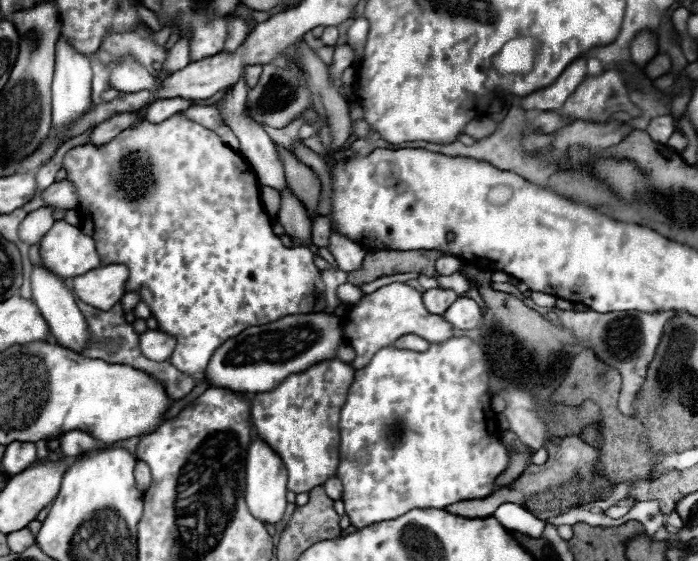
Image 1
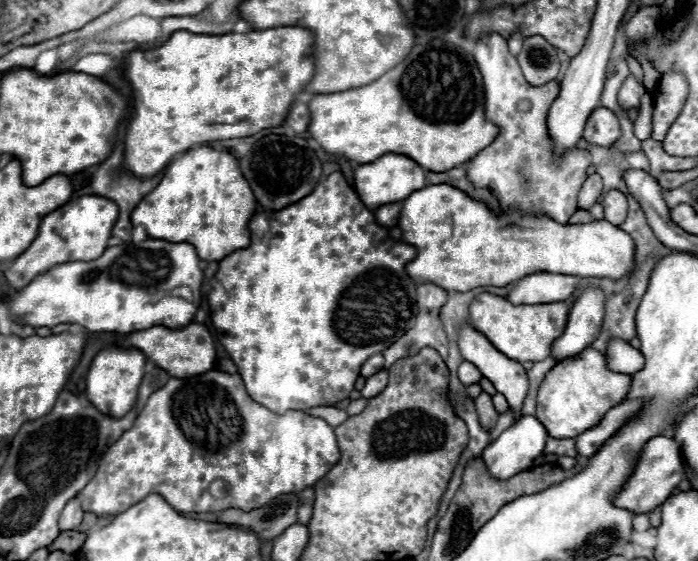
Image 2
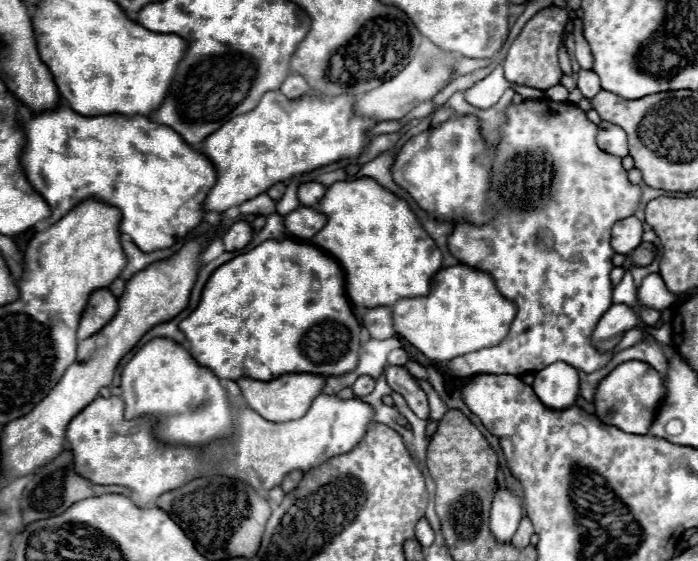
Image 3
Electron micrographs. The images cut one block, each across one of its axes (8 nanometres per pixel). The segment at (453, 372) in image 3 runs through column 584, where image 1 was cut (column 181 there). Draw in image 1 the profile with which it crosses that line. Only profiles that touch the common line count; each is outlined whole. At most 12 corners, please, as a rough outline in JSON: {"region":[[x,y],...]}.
{"region":[[182,116],[66,152],[170,362],[312,312],[244,156]]}

